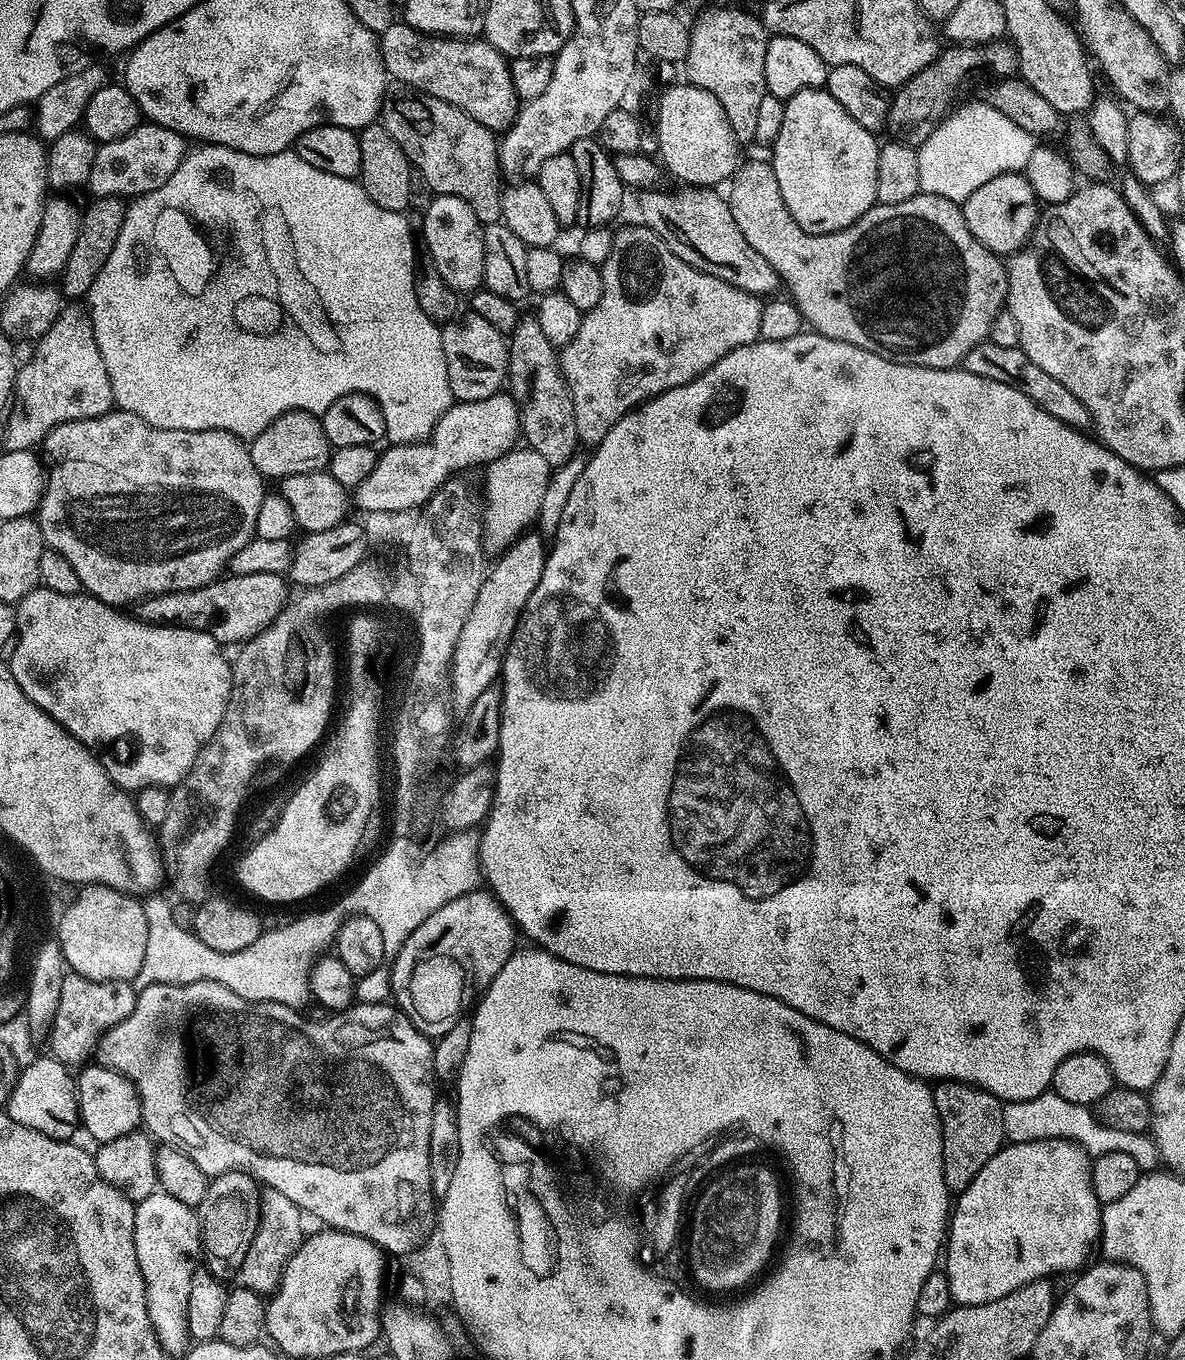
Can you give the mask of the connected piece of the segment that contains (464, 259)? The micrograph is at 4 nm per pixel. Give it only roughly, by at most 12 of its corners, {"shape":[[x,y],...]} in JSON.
{"shape":[[433,195],[423,247],[446,286],[484,282],[484,228],[462,198]]}

